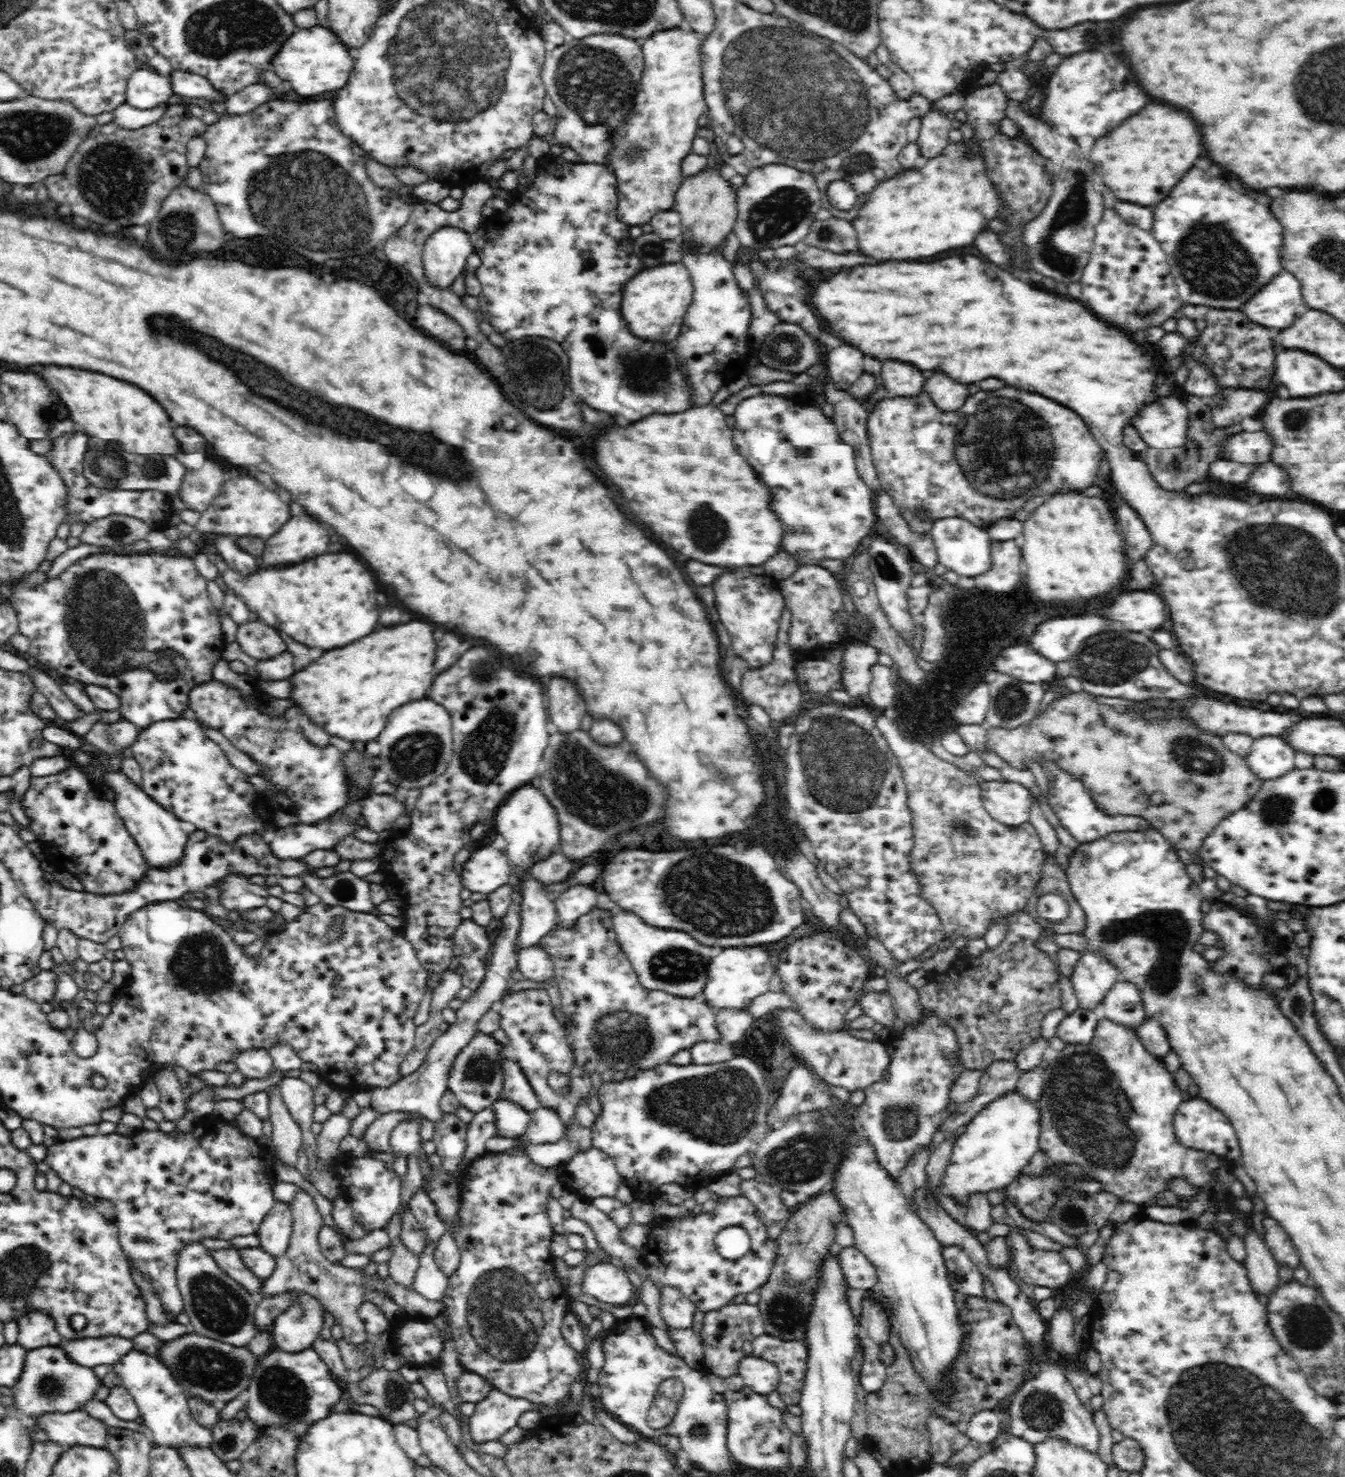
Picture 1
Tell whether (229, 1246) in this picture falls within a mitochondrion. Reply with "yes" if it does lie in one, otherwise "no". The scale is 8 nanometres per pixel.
no

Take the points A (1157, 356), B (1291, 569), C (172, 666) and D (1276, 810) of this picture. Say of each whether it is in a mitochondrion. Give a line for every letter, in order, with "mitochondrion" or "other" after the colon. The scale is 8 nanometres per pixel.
A: other
B: mitochondrion
C: mitochondrion
D: mitochondrion

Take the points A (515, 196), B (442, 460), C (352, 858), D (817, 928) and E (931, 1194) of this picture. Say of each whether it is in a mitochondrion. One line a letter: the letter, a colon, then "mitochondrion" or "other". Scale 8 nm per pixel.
A: other
B: mitochondrion
C: other
D: other
E: other

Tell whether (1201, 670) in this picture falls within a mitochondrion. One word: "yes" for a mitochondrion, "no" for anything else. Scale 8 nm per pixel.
no

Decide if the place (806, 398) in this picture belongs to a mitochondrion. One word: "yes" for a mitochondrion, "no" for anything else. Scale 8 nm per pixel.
no

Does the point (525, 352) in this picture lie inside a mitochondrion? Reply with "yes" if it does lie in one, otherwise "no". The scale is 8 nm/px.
yes

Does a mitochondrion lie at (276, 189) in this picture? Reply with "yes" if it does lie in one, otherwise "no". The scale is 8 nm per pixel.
yes

